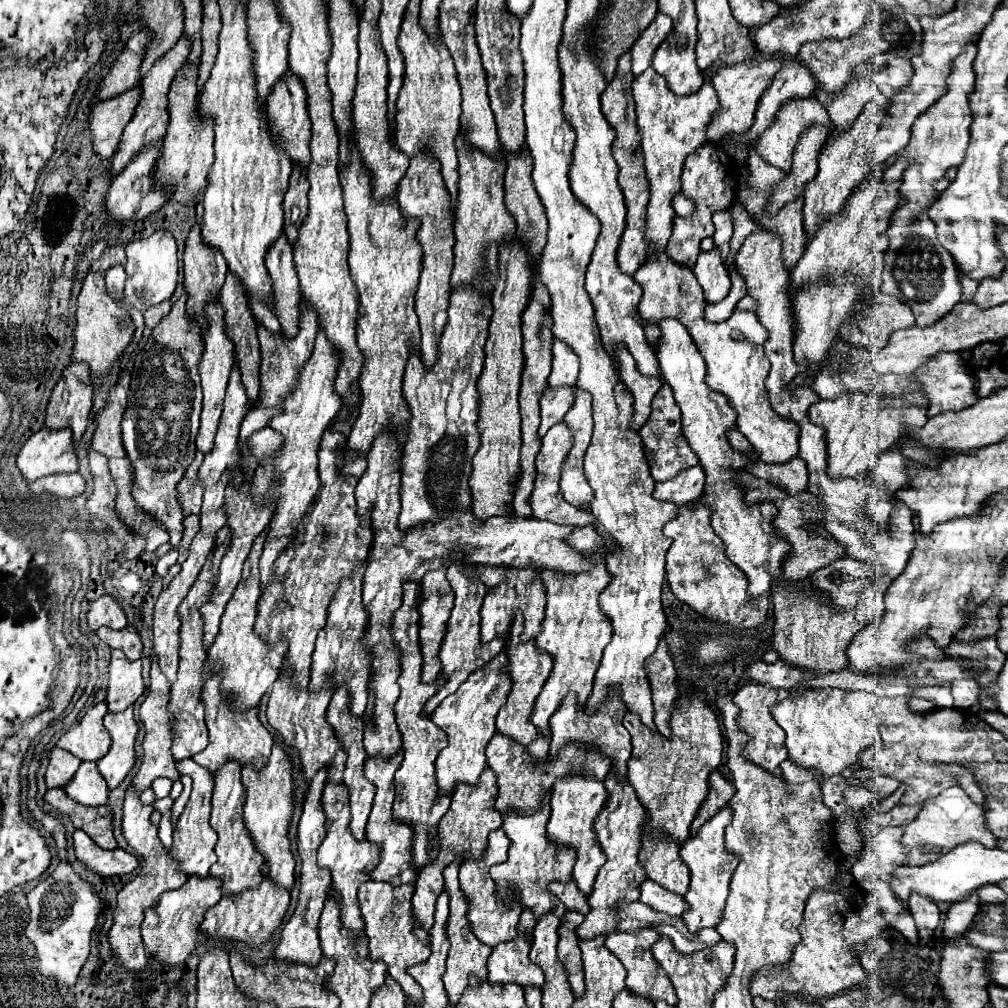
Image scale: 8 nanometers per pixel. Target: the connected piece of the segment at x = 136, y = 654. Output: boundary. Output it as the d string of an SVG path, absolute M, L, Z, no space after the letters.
M100 627L96 631L96 637L102 643L106 643L110 649L122 649L130 661L136 661L142 655L142 643L140 643L140 637L134 627L130 627L130 629L126 627L122 631L112 631L108 627Z

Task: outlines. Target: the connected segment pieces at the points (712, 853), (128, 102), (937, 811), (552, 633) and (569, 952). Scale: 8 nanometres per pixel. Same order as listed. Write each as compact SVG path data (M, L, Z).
M730 807L720 809L710 821L706 821L696 837L690 837L680 847L680 859L690 869L690 889L684 895L684 901L688 903L686 913L682 913L682 919L690 933L698 933L704 927L716 927L722 921L724 915L724 901L730 893L730 877L738 865L736 857L732 857L724 849L724 829L732 821Z
M140 87L130 89L112 99L100 101L90 117L88 131L92 135L92 149L100 159L110 159L114 149L120 143L122 129L134 115L134 109L140 101Z
M950 787L938 797L926 799L920 815L904 829L902 843L910 847L908 865L924 865L932 861L932 853L942 855L964 841L980 841L984 847L996 847L996 837L984 825L984 809L970 801L970 797L960 787Z
M602 559L596 561L596 567L590 573L566 573L562 579L560 571L542 569L542 583L546 587L546 617L542 621L542 633L536 639L540 653L548 653L554 659L552 671L542 687L542 693L536 699L534 711L530 715L532 725L536 727L538 735L548 735L548 721L562 705L568 693L576 693L576 705L582 709L592 693L594 673L600 665L600 657L608 641L612 641L612 625L608 617L598 607L598 595L610 583L610 573Z
M566 911L566 921L558 929L560 941L558 941L558 959L566 969L570 989L574 997L584 995L584 971L582 971L582 959L580 959L580 947L578 947L578 935L576 927L584 921L584 915L578 911Z

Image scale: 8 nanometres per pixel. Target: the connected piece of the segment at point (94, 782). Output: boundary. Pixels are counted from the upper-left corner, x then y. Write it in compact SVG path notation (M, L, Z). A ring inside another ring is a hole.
M94 761L82 763L76 775L72 777L72 781L68 781L68 785L64 785L62 789L64 793L68 793L68 797L80 801L80 805L98 807L98 805L106 805L108 801L108 787L102 775L98 773Z

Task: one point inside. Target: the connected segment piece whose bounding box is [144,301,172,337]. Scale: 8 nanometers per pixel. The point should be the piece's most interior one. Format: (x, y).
(152, 316)

